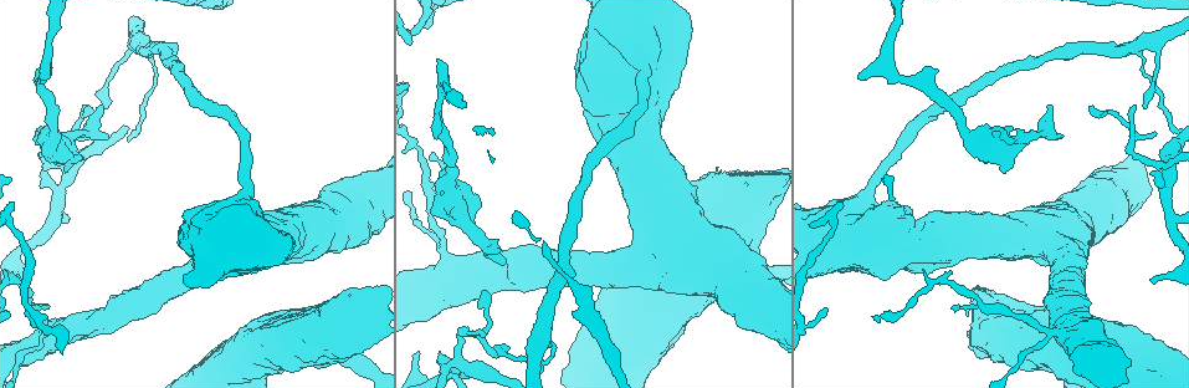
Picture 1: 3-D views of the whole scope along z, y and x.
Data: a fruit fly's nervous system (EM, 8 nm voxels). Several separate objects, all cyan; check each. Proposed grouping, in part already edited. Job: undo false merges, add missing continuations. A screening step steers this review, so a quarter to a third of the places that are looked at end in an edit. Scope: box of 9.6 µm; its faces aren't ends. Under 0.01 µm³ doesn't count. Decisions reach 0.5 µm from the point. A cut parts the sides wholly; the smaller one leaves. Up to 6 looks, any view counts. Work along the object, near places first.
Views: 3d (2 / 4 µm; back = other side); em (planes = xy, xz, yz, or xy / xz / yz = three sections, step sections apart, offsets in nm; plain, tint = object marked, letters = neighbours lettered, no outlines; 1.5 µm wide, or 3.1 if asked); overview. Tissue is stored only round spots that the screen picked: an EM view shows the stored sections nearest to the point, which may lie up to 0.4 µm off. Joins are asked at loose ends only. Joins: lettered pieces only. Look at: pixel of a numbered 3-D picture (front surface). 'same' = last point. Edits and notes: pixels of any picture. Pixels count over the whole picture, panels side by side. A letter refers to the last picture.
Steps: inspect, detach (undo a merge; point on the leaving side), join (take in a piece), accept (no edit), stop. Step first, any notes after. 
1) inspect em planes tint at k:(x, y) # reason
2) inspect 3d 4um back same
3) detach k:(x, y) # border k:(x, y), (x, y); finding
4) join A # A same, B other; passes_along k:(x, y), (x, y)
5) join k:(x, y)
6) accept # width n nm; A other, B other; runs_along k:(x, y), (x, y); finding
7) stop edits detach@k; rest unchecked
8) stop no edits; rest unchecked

inspect em planes tint at 1:(48, 134) # thick turns thin

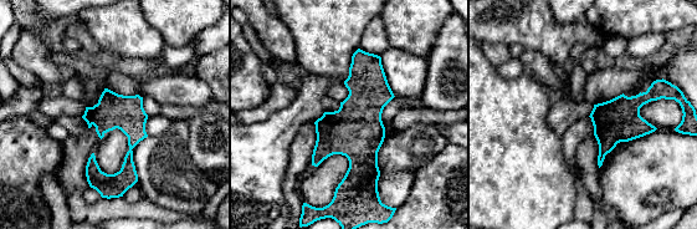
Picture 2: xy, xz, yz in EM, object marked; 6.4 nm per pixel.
inspect em planes letters same # see the neighbours

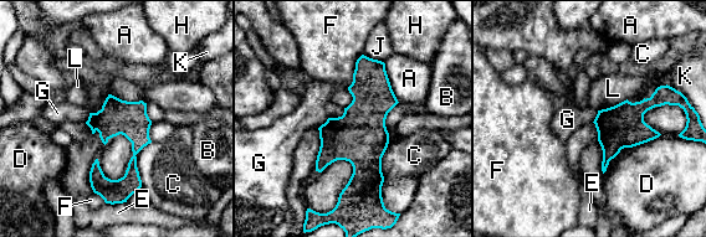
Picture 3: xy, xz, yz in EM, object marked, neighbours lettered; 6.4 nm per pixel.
accept # A other, B other, C other, D other, E other, F other, G other, H other, J other, K other, L other; border 3:(362, 53), (347, 88); all the same cell

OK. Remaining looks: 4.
inspect em xy step 8 tint at 1:(500, 248) # free end

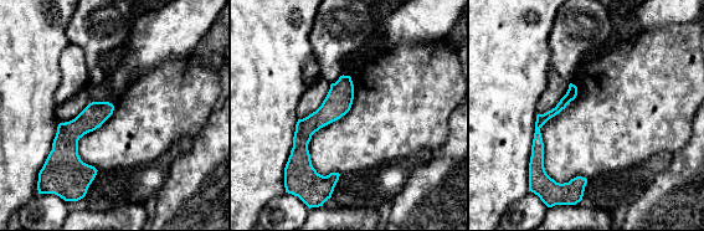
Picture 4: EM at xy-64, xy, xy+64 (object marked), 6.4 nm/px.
inspect em planes letters same # another direction

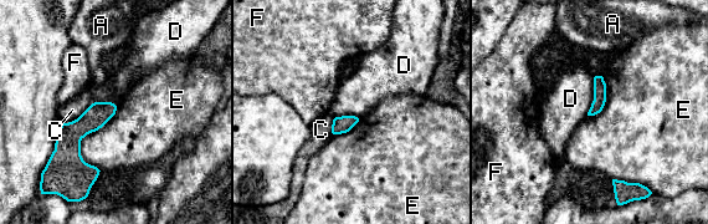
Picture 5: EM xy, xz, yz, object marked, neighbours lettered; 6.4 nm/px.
accept # A other, C other, D other, E other, F other; runs_along 5:(108, 105), (73, 138), (87, 182); none of them fits

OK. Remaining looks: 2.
inspect em planes tint at 1:(441, 88) # arms part here

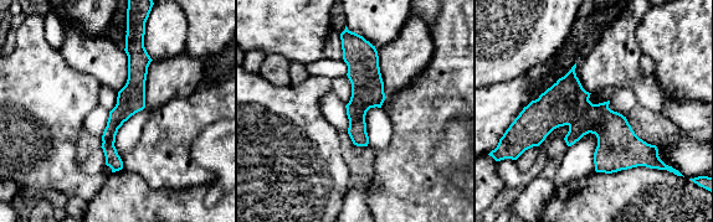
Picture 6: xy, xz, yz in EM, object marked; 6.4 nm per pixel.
inspect em planes letters same # what lies round it

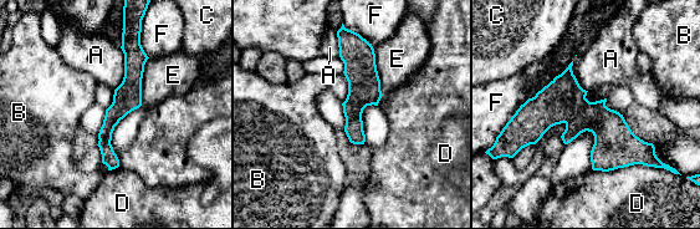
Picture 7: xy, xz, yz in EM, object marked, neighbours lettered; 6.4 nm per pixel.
accept # width 180 nm; A other, B other, C other, D other, E other, F other; runs_along 7:(517, 123), (593, 116), (652, 152); continuous, no second cell

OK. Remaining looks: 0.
stop no edits; rest unchecked

